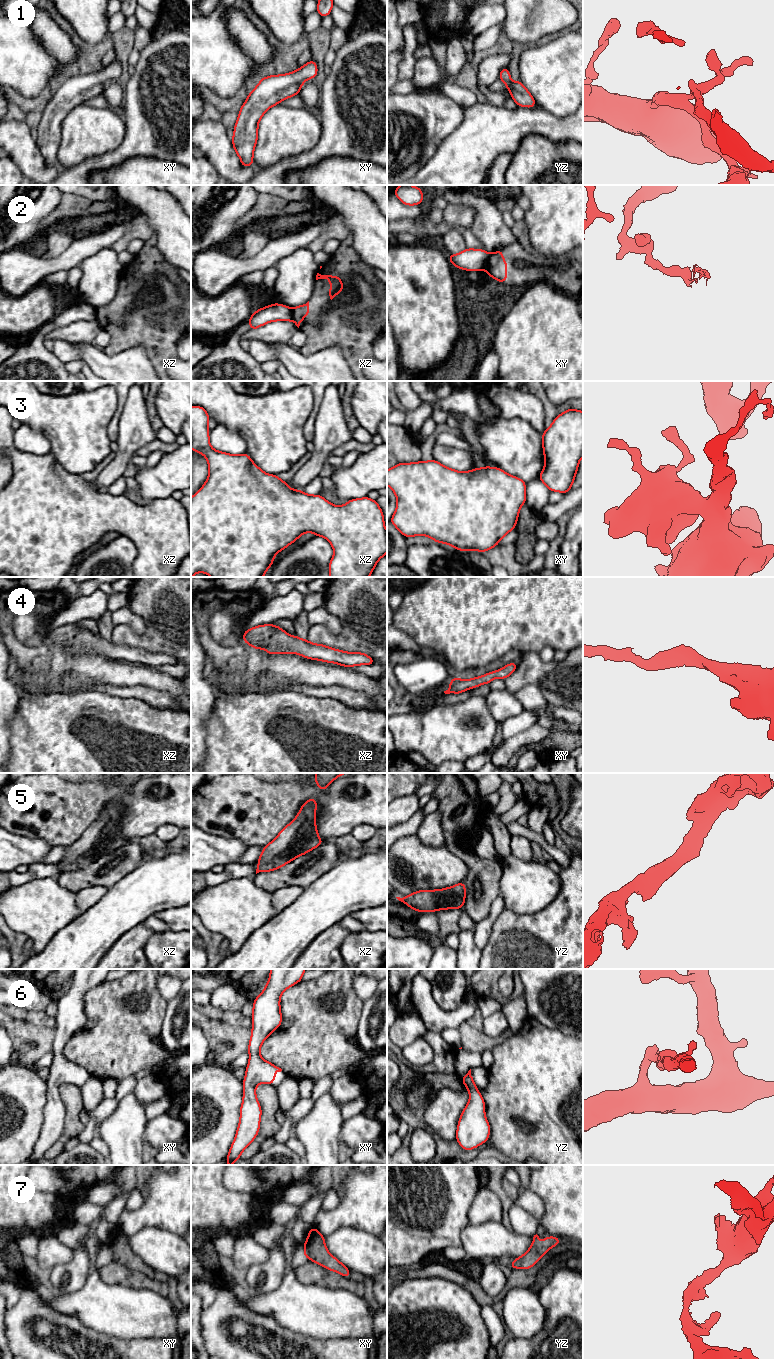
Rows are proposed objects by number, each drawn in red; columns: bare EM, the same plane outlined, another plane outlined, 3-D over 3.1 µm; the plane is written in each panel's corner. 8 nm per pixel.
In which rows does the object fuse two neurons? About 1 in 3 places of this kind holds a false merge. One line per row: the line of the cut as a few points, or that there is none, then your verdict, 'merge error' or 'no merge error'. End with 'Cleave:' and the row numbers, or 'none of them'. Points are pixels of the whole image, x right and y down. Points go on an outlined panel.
1: no cut | no merge error
2: xy (489, 254), (485, 268) | merge error
3: no cut | no merge error
4: no cut | no merge error
5: no cut | no merge error
6: no cut | no merge error
7: no cut | no merge error
Cleave: 2

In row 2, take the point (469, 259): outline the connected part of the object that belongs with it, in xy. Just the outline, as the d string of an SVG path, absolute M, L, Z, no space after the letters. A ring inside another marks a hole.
M466 248L455 255L447 254L447 257L453 266L462 270L478 271L486 269L489 254L484 249Z

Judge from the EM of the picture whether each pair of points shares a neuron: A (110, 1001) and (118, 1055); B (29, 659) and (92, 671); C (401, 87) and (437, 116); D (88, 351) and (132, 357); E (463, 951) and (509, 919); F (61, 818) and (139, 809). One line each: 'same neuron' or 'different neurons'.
A: same neuron
B: same neuron
C: different neurons
D: same neuron
E: different neurons
F: same neuron

